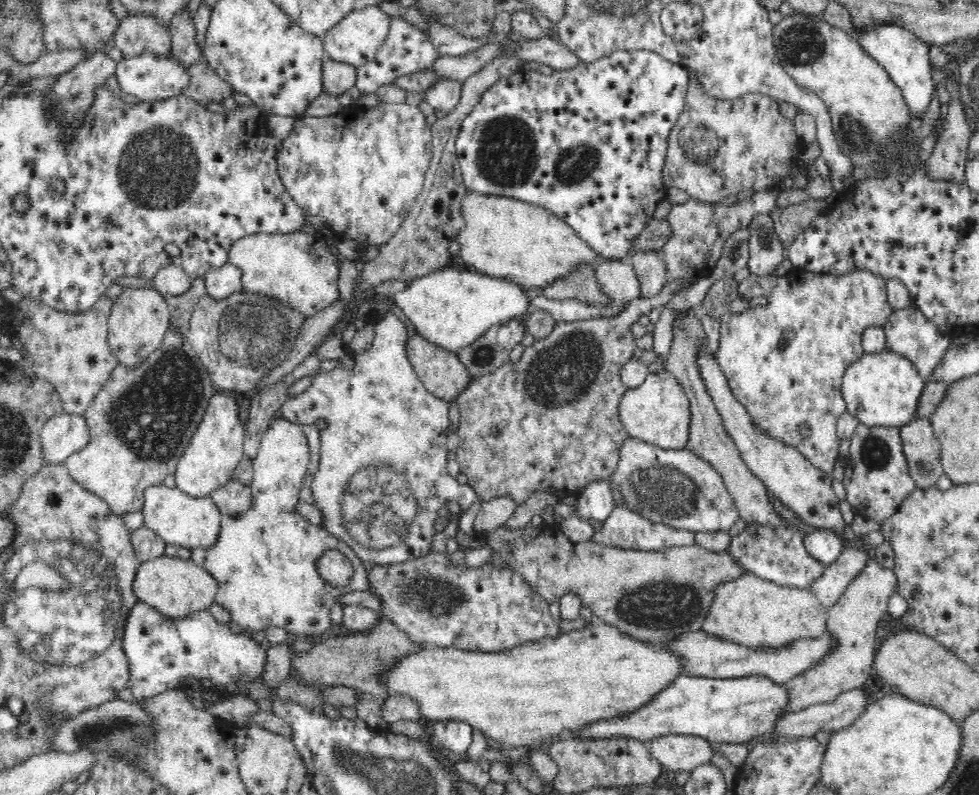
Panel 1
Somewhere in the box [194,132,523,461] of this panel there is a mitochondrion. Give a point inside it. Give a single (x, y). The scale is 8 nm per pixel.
(252, 333)

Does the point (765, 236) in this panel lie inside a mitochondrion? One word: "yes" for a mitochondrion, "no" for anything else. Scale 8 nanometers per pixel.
yes

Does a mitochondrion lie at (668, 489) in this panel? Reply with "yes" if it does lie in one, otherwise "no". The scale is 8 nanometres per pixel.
yes

